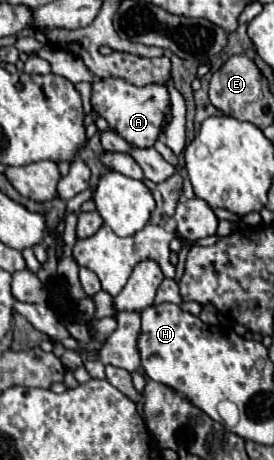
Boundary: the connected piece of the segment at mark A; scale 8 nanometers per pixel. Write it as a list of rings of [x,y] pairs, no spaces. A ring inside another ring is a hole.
[[[106,78],[92,84],[92,108],[108,122],[108,126],[134,148],[154,148],[166,116],[170,112],[170,94],[166,84],[134,86],[124,78]]]

